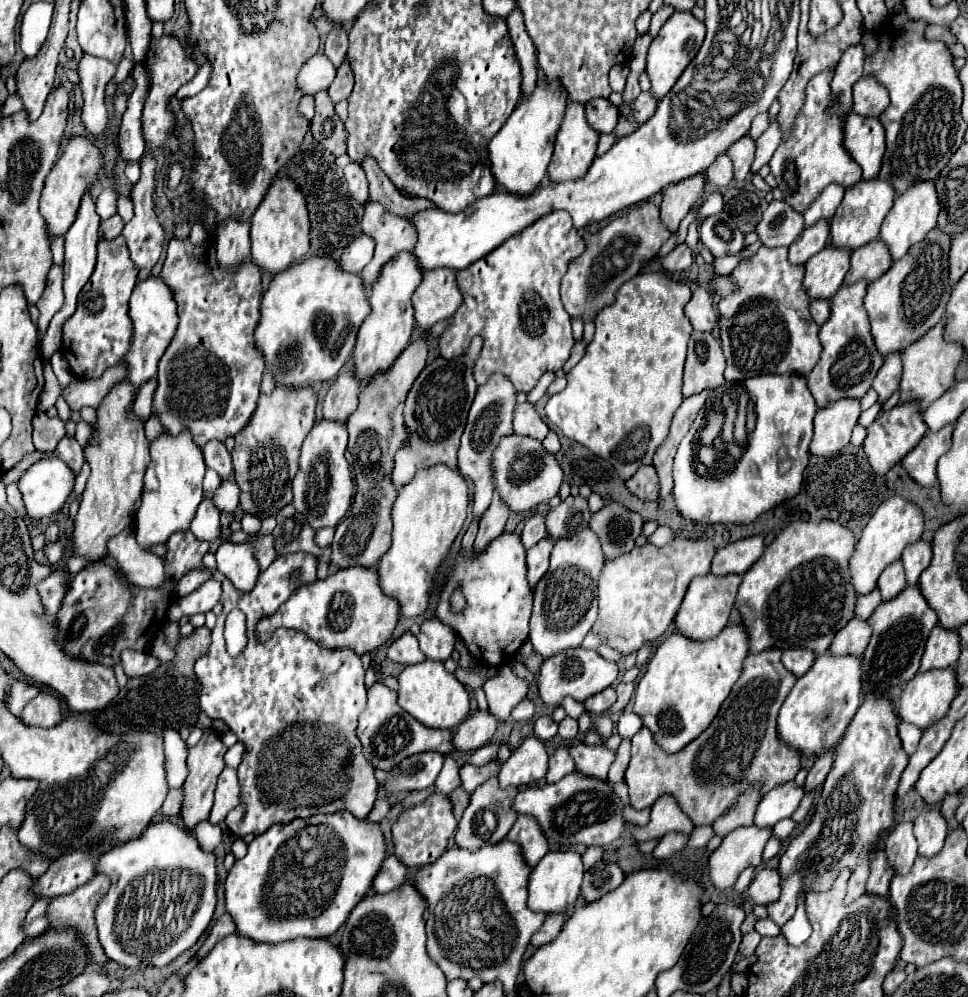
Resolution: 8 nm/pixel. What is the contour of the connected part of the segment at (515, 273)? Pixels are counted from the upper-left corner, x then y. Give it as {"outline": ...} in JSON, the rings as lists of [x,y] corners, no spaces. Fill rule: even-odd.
{"outline":[[[557,210],[541,216],[517,236],[501,244],[493,254],[473,262],[469,270],[457,272],[463,304],[453,314],[449,330],[439,338],[441,356],[453,358],[465,352],[473,336],[483,338],[481,356],[475,362],[475,380],[485,384],[493,372],[505,374],[517,392],[529,394],[549,370],[561,370],[573,346],[571,318],[559,298],[559,282],[569,260],[585,252],[571,216]]]}

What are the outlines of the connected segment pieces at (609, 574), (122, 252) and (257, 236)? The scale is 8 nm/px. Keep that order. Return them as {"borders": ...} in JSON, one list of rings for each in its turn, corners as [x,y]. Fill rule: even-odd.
{"borders":[[[[675,538],[663,548],[653,544],[635,546],[629,554],[605,562],[599,578],[599,618],[593,630],[607,638],[607,646],[623,654],[637,652],[643,642],[657,640],[673,622],[689,582],[709,572],[713,554],[711,538]]],[[[117,236],[113,242],[101,240],[97,244],[95,270],[79,294],[75,314],[63,326],[61,352],[77,378],[97,380],[107,368],[121,362],[129,352],[133,324],[127,314],[127,304],[137,282],[137,272],[139,270],[129,256],[123,236]]],[[[277,176],[251,216],[251,260],[271,274],[277,274],[309,252],[309,232],[311,224],[305,194],[291,178]]]]}

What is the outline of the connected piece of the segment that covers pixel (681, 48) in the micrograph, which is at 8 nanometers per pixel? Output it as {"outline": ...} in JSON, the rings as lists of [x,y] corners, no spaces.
{"outline":[[[675,10],[673,16],[663,24],[663,28],[655,36],[655,40],[649,48],[649,56],[647,56],[647,74],[651,78],[651,84],[653,84],[651,92],[655,98],[663,98],[673,88],[677,78],[683,74],[685,66],[697,56],[697,50],[701,48],[703,38],[705,38],[705,24],[701,20],[697,20],[691,12]]]}

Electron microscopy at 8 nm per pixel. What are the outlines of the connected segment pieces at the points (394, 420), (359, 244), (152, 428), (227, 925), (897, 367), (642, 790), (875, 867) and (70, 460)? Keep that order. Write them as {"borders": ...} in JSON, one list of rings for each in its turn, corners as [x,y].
{"borders":[[[[419,338],[411,342],[399,358],[391,364],[389,370],[375,374],[369,378],[365,388],[359,394],[359,408],[347,418],[349,428],[349,444],[347,450],[353,454],[355,462],[351,464],[353,480],[355,480],[355,496],[349,510],[337,530],[333,540],[331,562],[339,568],[351,566],[377,566],[381,556],[391,546],[391,506],[399,494],[399,488],[391,480],[393,458],[399,448],[405,446],[409,438],[409,430],[403,420],[405,398],[427,364],[427,340]]],[[[359,234],[341,254],[341,260],[339,260],[341,268],[353,274],[359,274],[373,258],[373,248],[375,248],[373,238],[369,238],[367,234]]],[[[153,412],[153,414],[149,416],[149,420],[145,422],[145,432],[147,432],[147,436],[153,440],[155,436],[159,436],[159,434],[161,434],[161,430],[163,430],[163,426],[161,426],[159,414],[157,414],[157,412]]],[[[225,912],[225,914],[223,914],[223,916],[213,924],[213,928],[211,928],[211,932],[209,932],[207,940],[203,942],[203,946],[199,948],[197,956],[201,956],[201,958],[203,958],[203,956],[207,956],[219,940],[223,940],[225,936],[229,936],[229,934],[233,934],[233,932],[237,932],[237,926],[235,926],[233,918]]],[[[889,354],[877,374],[877,378],[873,380],[873,388],[877,390],[879,394],[879,402],[887,402],[889,396],[899,388],[899,382],[901,382],[901,372],[903,372],[903,366],[901,366],[901,354]]],[[[763,650],[761,654],[749,654],[743,662],[743,674],[737,680],[737,684],[733,686],[727,700],[723,702],[717,718],[711,722],[711,726],[705,730],[705,734],[695,738],[689,746],[685,746],[685,750],[681,750],[677,754],[665,754],[665,750],[661,750],[653,742],[653,734],[649,732],[647,726],[643,726],[633,736],[631,762],[629,762],[629,768],[625,774],[625,782],[629,786],[631,804],[637,810],[653,806],[653,802],[661,794],[669,792],[675,796],[679,808],[689,816],[689,820],[695,826],[713,824],[715,818],[745,790],[745,784],[759,782],[763,786],[763,792],[767,792],[769,788],[795,778],[795,774],[801,768],[801,756],[797,754],[795,748],[787,746],[777,736],[777,712],[779,712],[783,700],[787,698],[787,694],[791,692],[793,684],[797,682],[797,678],[781,664],[779,658],[781,658],[781,650]]],[[[875,850],[871,874],[867,880],[867,892],[877,894],[877,896],[887,896],[889,894],[889,882],[893,878],[893,874],[895,874],[895,870],[889,866],[889,862],[885,858],[885,850]]],[[[63,436],[55,448],[57,458],[61,458],[69,468],[73,468],[73,472],[77,474],[83,460],[83,448],[79,446],[79,442],[73,436]]]]}

